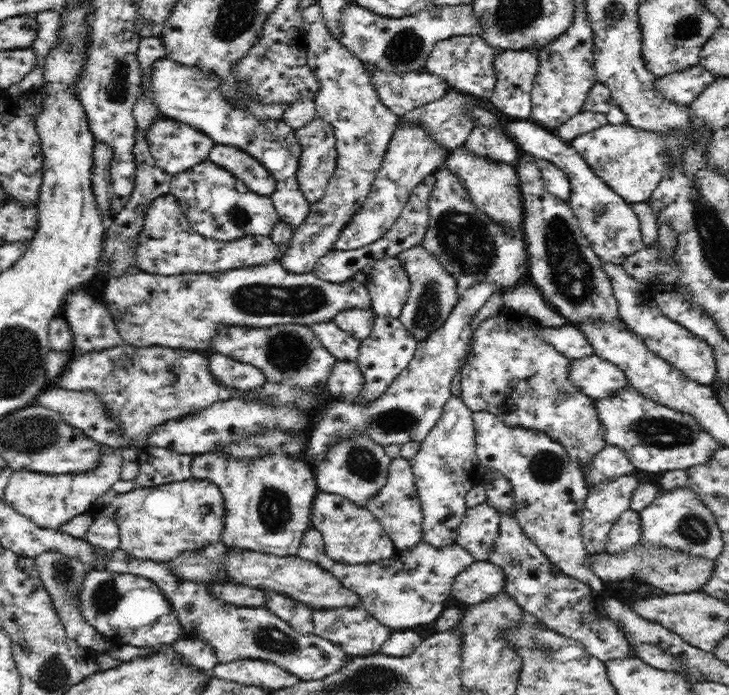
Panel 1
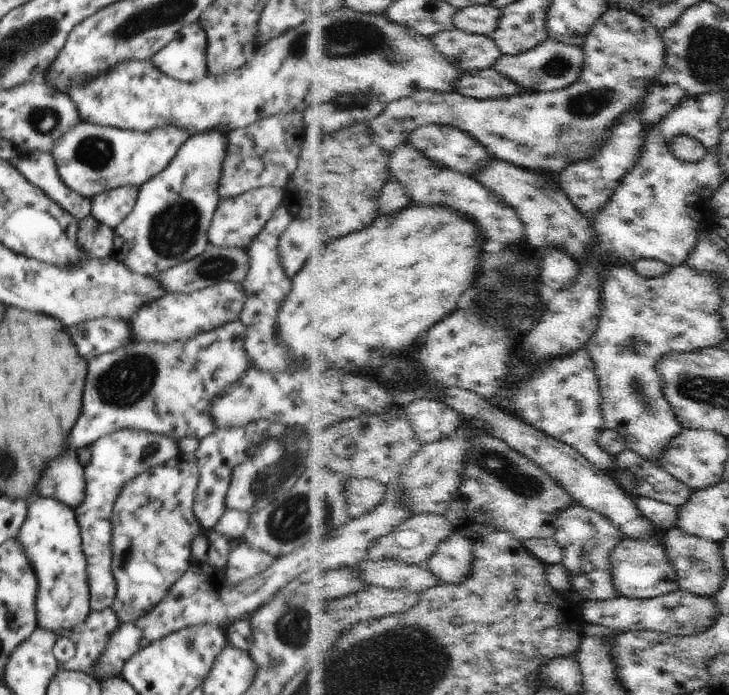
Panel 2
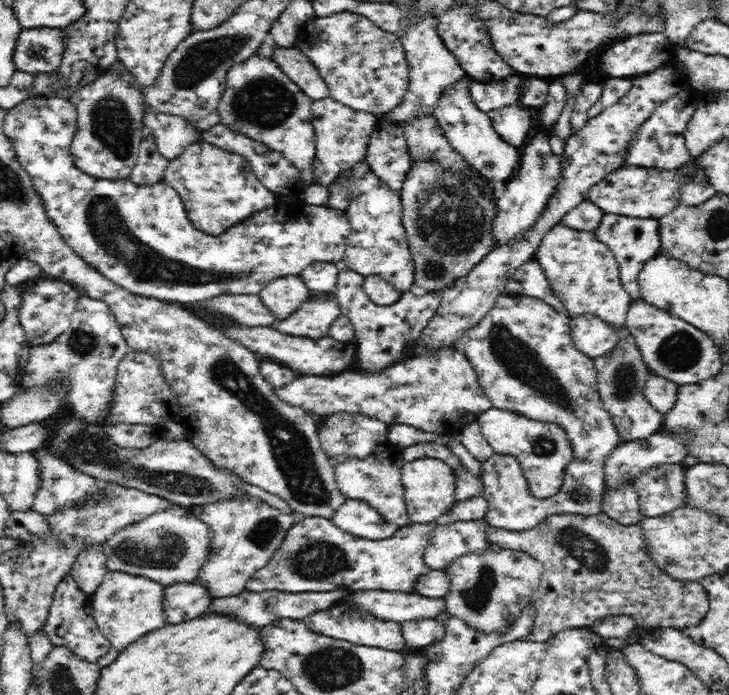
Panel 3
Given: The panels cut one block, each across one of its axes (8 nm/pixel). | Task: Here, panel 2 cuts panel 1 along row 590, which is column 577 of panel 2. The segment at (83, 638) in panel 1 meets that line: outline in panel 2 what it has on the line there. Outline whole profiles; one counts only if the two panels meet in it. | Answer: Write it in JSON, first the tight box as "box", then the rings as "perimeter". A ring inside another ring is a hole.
{"box":[495,40,587,91],"perimeter":[[[548,40],[529,53],[505,55],[495,66],[522,89],[528,91],[555,91],[576,84],[585,69],[587,54],[584,48],[567,45],[559,40]]]}

